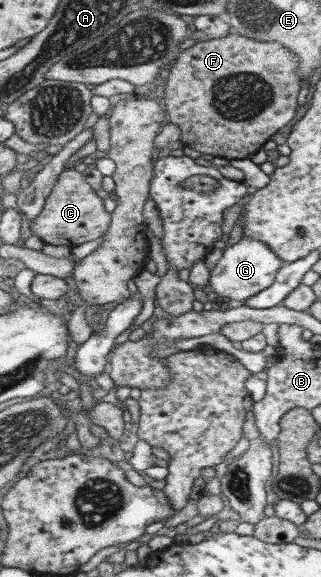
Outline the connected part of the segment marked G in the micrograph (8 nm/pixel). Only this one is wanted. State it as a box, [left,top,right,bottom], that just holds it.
[209,237,284,301]

